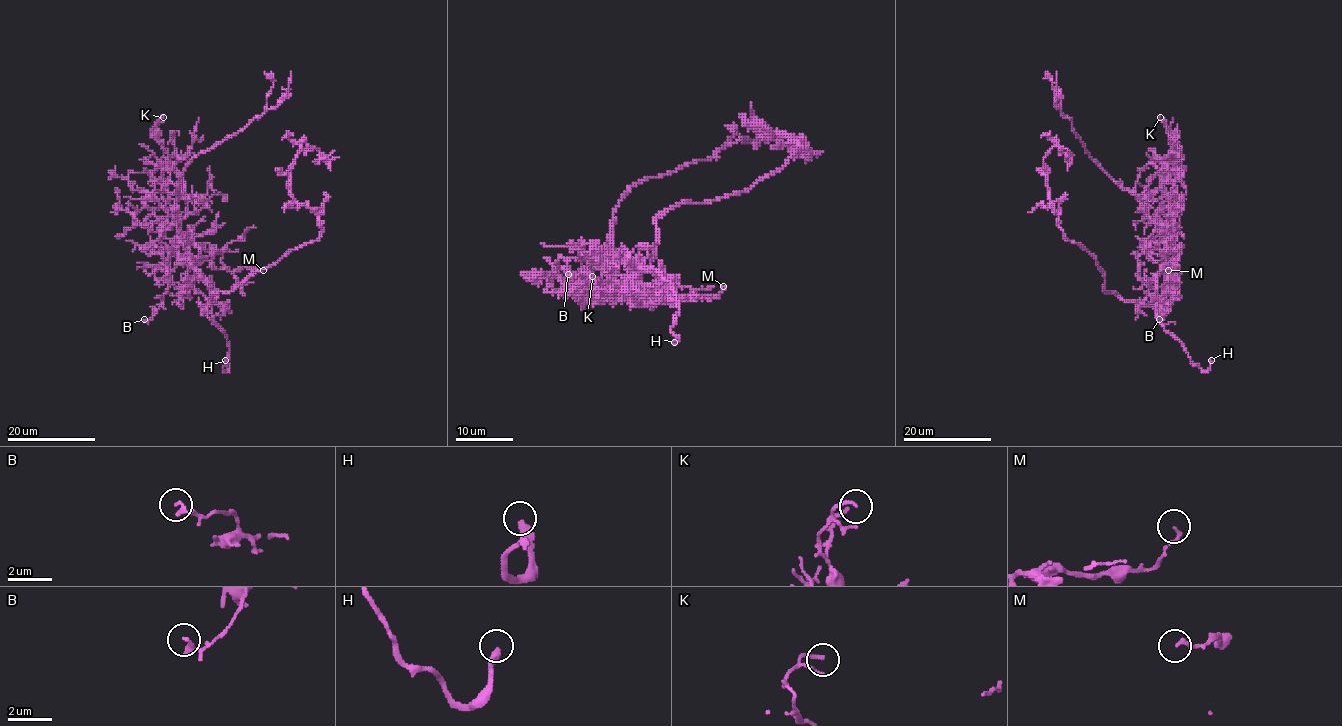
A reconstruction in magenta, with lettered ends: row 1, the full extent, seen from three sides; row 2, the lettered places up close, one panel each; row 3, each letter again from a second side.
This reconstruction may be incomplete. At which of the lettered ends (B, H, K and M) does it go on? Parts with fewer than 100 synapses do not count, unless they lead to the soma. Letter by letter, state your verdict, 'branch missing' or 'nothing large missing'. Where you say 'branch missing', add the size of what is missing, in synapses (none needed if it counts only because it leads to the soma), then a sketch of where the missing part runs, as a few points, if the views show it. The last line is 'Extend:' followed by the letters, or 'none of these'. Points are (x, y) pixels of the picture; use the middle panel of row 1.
B: nothing large missing
H: branch missing
K: nothing large missing
M: nothing large missing
Extend: H

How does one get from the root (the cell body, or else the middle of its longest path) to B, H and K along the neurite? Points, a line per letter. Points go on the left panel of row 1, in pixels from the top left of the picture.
B: (208, 304), (210, 284), (174, 252), (168, 263), (171, 285), (164, 302), (147, 321), (144, 319)
H: (208, 304), (212, 319), (227, 337), (230, 349), (224, 372), (228, 369), (225, 360)
K: (208, 304), (210, 283), (192, 265), (178, 214), (184, 182), (158, 138), (156, 122), (163, 117)

